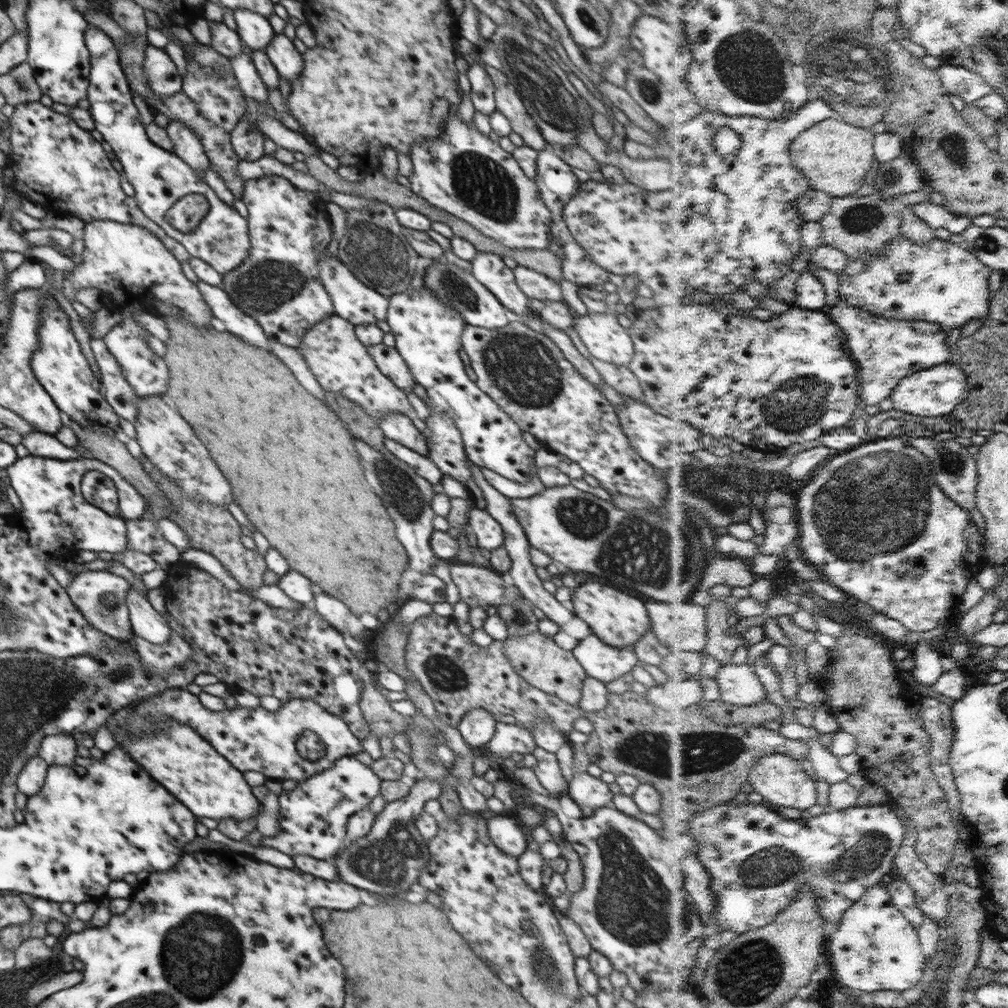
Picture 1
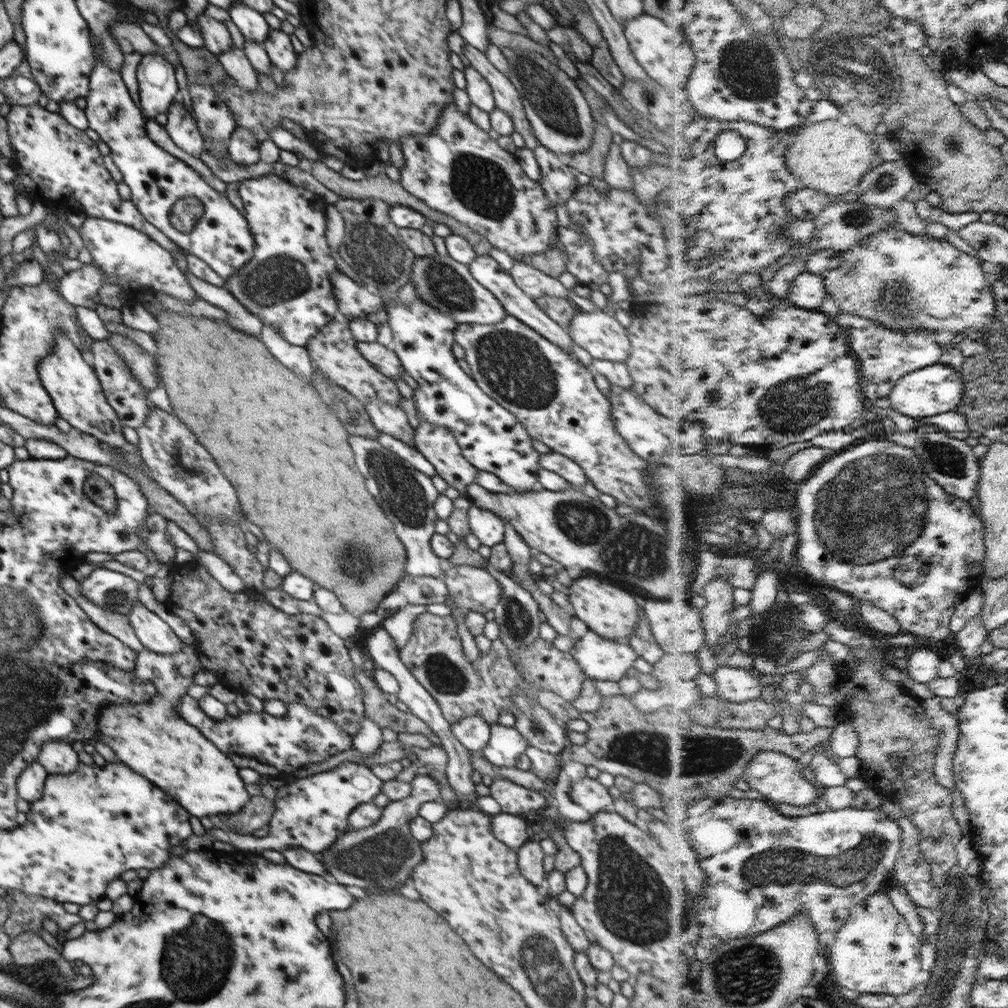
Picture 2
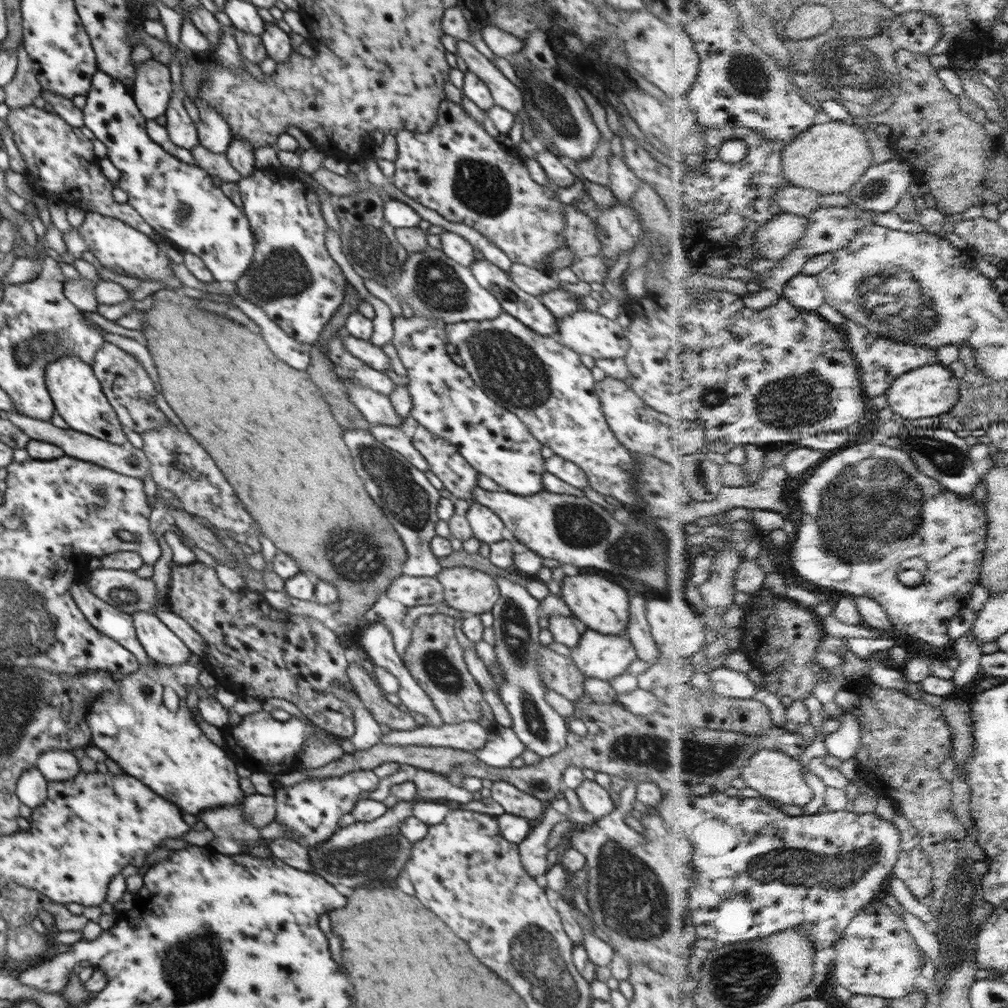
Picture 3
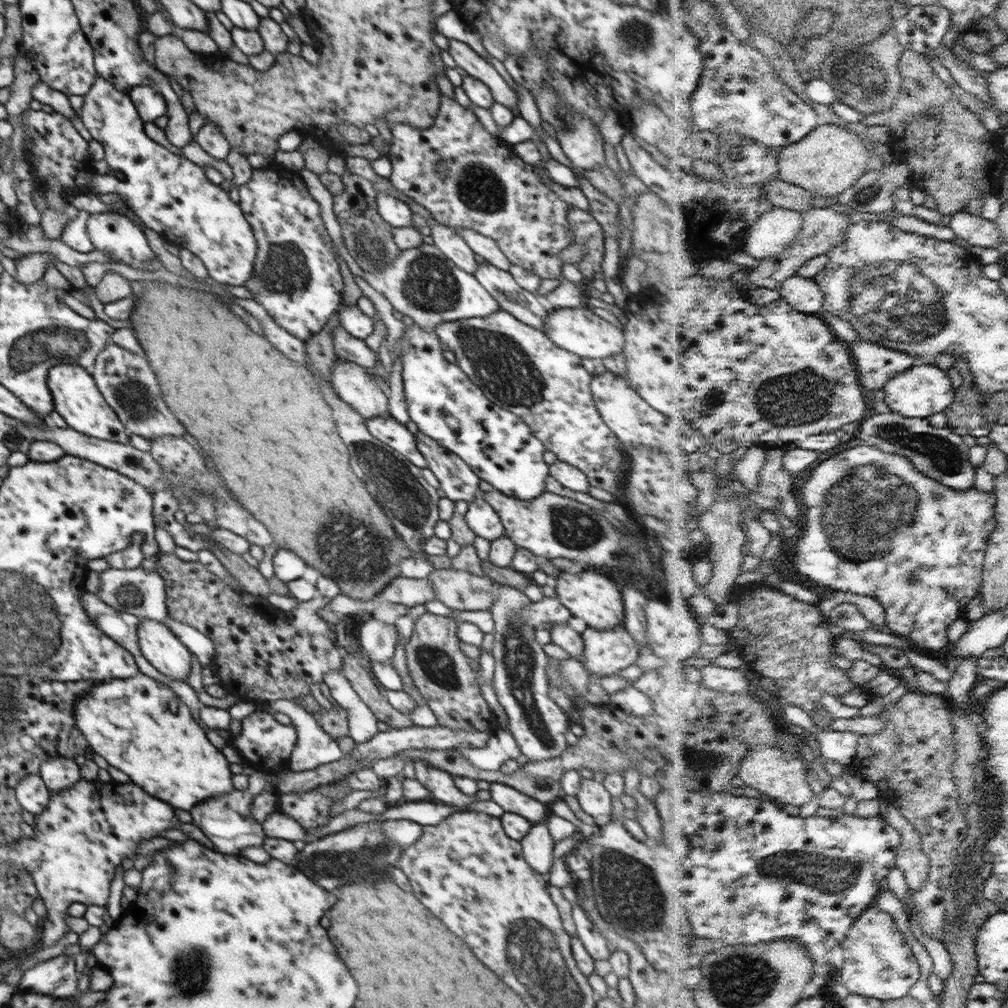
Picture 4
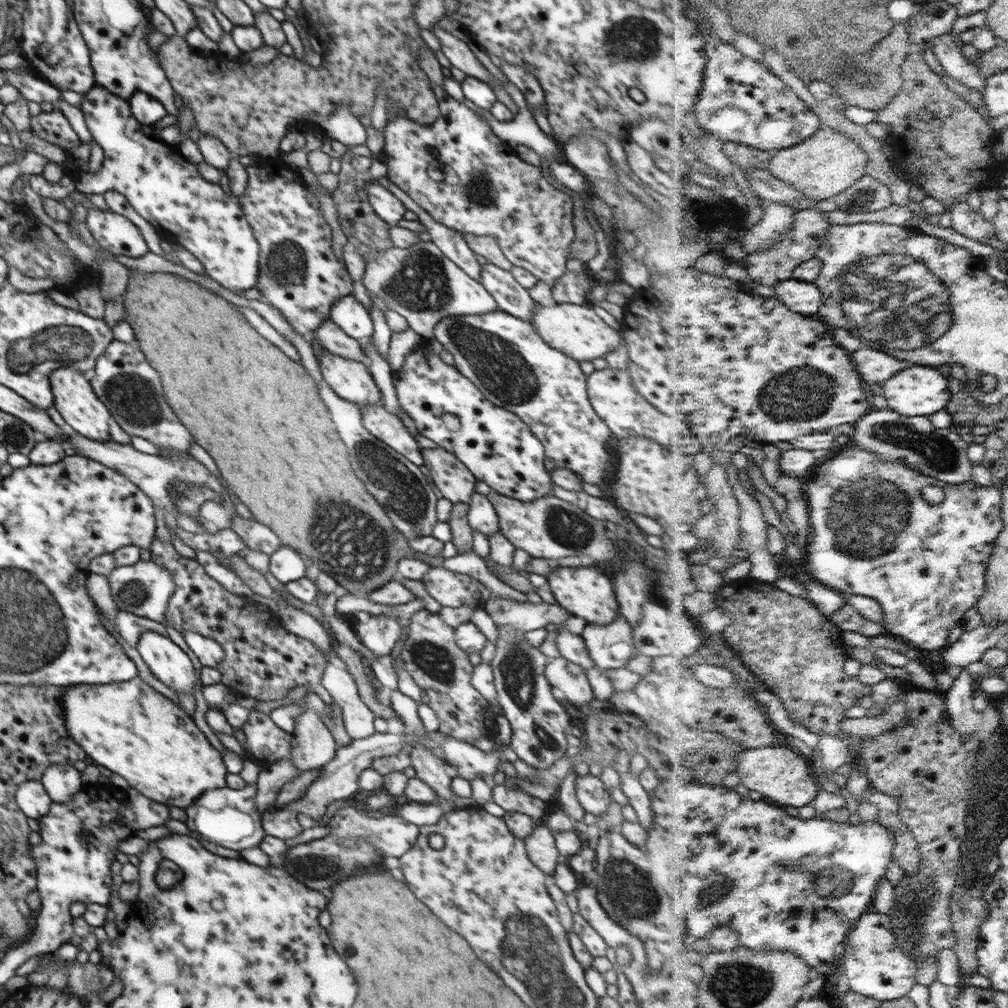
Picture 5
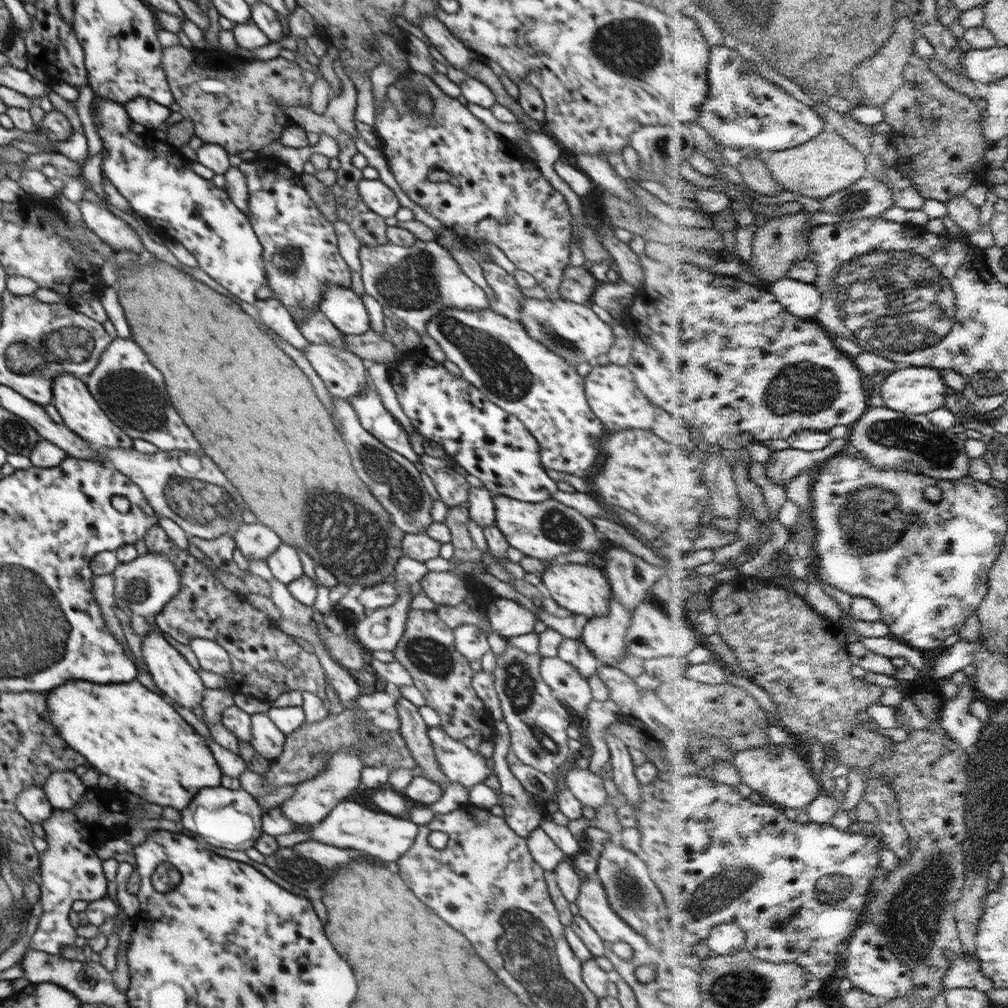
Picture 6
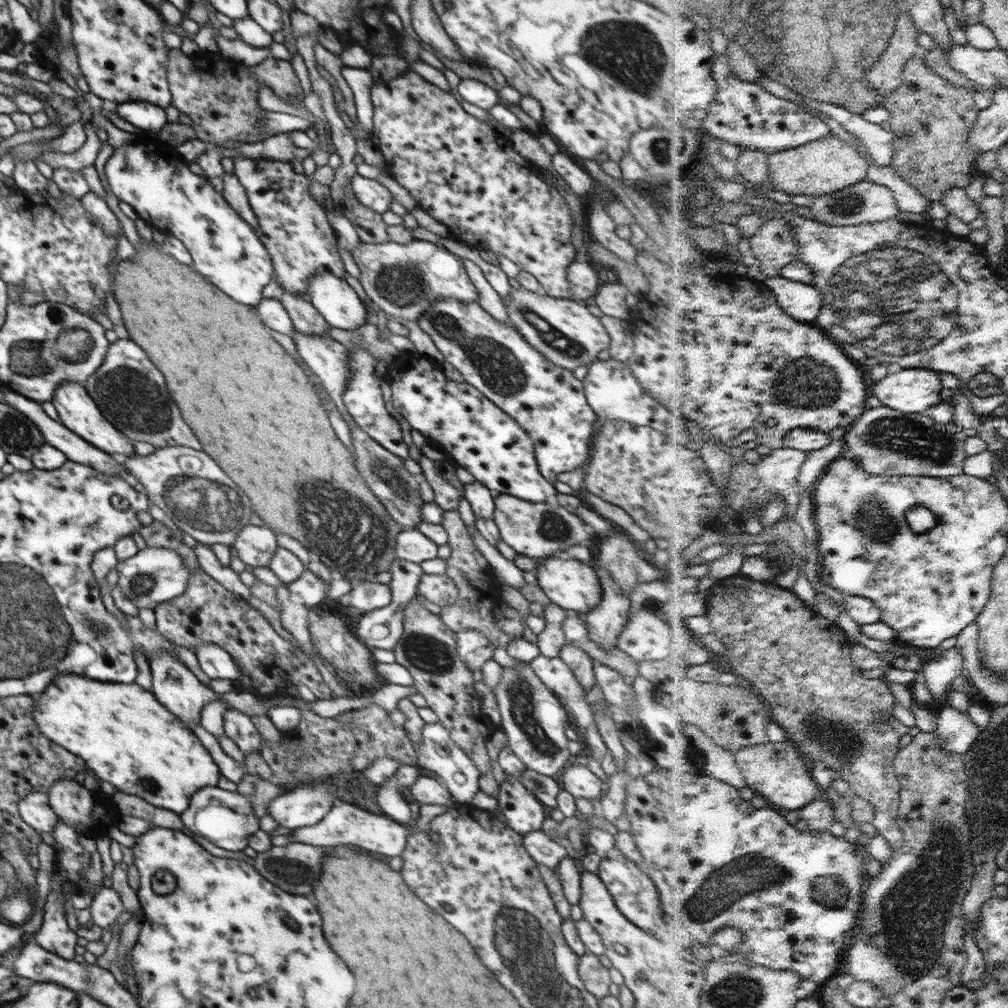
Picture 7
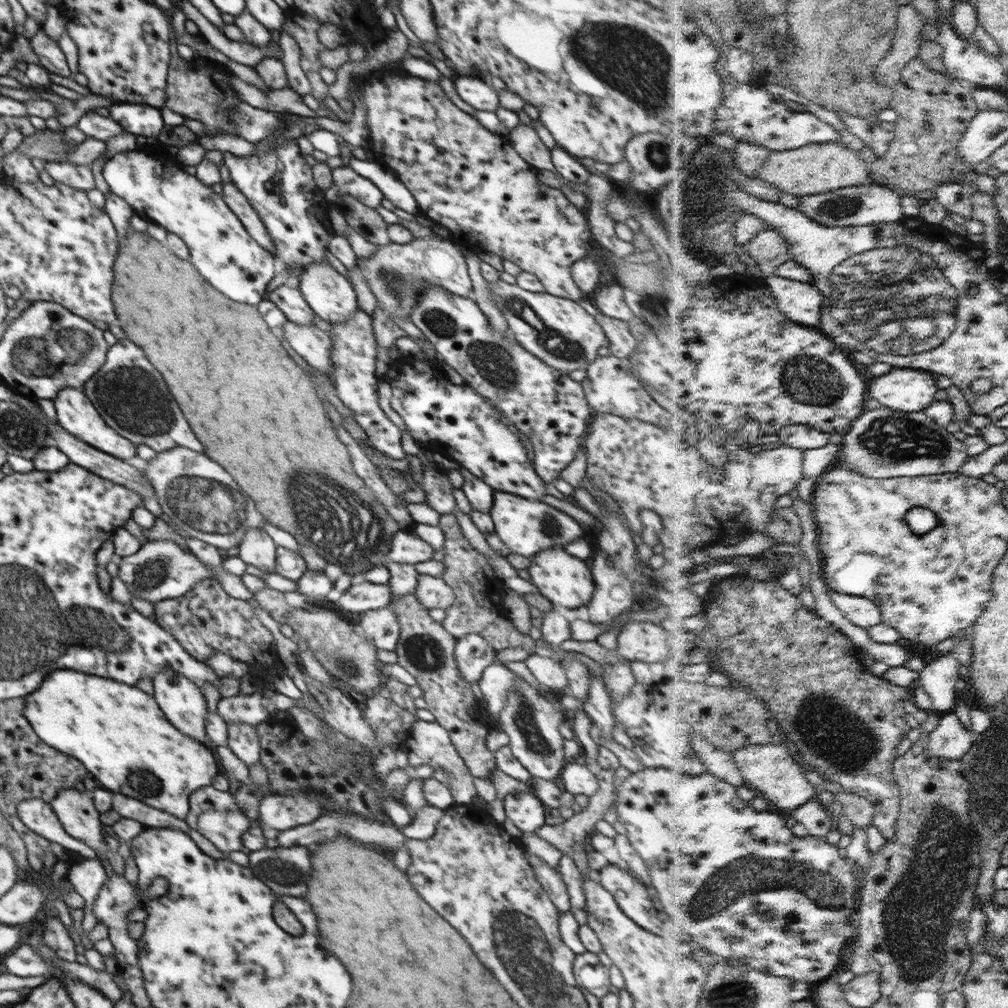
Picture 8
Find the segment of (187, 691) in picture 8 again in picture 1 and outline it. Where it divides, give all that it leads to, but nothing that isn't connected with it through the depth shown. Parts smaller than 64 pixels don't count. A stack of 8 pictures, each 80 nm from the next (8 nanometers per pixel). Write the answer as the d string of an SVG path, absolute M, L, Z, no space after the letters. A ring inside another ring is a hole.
M130 581L130 583L132 588L130 589L130 594L126 596L126 605L129 609L129 622L133 630L133 635L140 636L142 640L146 640L146 642L150 642L150 644L164 646L171 638L171 628L167 623L167 620L154 610L149 600L146 600L144 594L140 592L140 589L134 587L132 581Z

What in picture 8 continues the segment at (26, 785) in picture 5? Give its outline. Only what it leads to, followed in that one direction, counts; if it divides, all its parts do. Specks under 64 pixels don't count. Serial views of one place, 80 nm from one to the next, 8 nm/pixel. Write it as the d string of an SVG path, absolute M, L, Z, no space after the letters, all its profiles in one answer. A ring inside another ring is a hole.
M29 798L18 803L16 814L20 822L26 824L31 832L61 844L68 851L80 854L83 858L97 858L97 852L84 841L72 838L62 826L50 803L44 799Z

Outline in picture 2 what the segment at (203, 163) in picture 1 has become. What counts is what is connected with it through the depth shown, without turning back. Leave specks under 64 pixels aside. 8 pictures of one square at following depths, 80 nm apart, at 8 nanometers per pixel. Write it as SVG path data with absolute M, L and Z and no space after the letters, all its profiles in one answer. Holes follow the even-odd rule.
M180 101L171 103L167 112L168 120L164 126L169 138L178 149L188 155L200 159L200 155L206 151L205 141L197 128L197 122L193 114L189 114Z

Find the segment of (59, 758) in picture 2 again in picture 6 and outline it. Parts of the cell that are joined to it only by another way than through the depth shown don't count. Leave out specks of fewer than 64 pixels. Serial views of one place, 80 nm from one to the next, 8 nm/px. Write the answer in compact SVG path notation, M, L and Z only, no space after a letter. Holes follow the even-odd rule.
M71 770L51 772L42 787L53 808L63 811L72 810L79 805L88 791L78 775Z

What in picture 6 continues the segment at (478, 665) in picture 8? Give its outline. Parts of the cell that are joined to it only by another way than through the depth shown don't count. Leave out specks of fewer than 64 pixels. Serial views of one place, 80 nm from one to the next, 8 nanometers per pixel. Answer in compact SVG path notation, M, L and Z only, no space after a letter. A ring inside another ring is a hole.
M464 624L453 630L455 647L468 662L482 660L482 656L490 651L487 634L478 626Z

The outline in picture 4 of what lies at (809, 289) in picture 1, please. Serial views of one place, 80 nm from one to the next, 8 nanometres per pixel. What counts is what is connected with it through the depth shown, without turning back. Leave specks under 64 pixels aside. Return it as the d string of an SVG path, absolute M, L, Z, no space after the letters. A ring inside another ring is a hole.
M802 275L793 276L786 281L779 292L794 308L810 314L818 314L818 310L822 310L826 300L826 294L816 279Z

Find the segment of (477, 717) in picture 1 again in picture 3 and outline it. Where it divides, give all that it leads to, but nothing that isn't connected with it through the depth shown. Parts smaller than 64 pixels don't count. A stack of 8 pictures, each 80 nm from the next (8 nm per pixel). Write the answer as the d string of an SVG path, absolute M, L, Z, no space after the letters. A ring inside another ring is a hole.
M474 721L446 724L431 727L422 725L410 731L391 731L382 736L380 743L391 745L418 745L432 747L450 747L473 752L481 749L488 741L489 728Z

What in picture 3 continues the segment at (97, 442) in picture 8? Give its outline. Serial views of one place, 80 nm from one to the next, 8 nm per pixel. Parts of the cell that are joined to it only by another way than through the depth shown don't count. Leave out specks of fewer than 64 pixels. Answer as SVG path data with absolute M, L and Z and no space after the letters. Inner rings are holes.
M67 353L66 356L50 361L45 366L45 385L55 409L70 429L116 445L122 445L127 441L127 430L103 394L101 382L96 378L92 367L79 356Z

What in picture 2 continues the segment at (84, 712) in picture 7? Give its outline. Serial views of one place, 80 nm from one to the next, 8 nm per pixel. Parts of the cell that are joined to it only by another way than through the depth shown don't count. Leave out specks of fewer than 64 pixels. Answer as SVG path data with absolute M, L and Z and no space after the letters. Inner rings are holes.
M182 645L178 652L170 656L156 654L146 647L143 647L141 651L137 653L134 676L138 680L152 681L157 688L157 693L150 700L116 704L116 706L111 704L108 708L103 708L100 713L100 722L96 727L95 740L98 738L100 742L106 743L115 752L118 760L134 769L134 772L145 776L158 788L162 788L166 794L170 794L180 806L186 808L191 816L199 819L202 816L233 815L240 812L252 796L244 787L245 783L240 778L239 768L232 759L206 739L198 728L188 724L177 711L178 701L186 694L186 688L194 684L194 676L203 670L196 649L190 645Z

